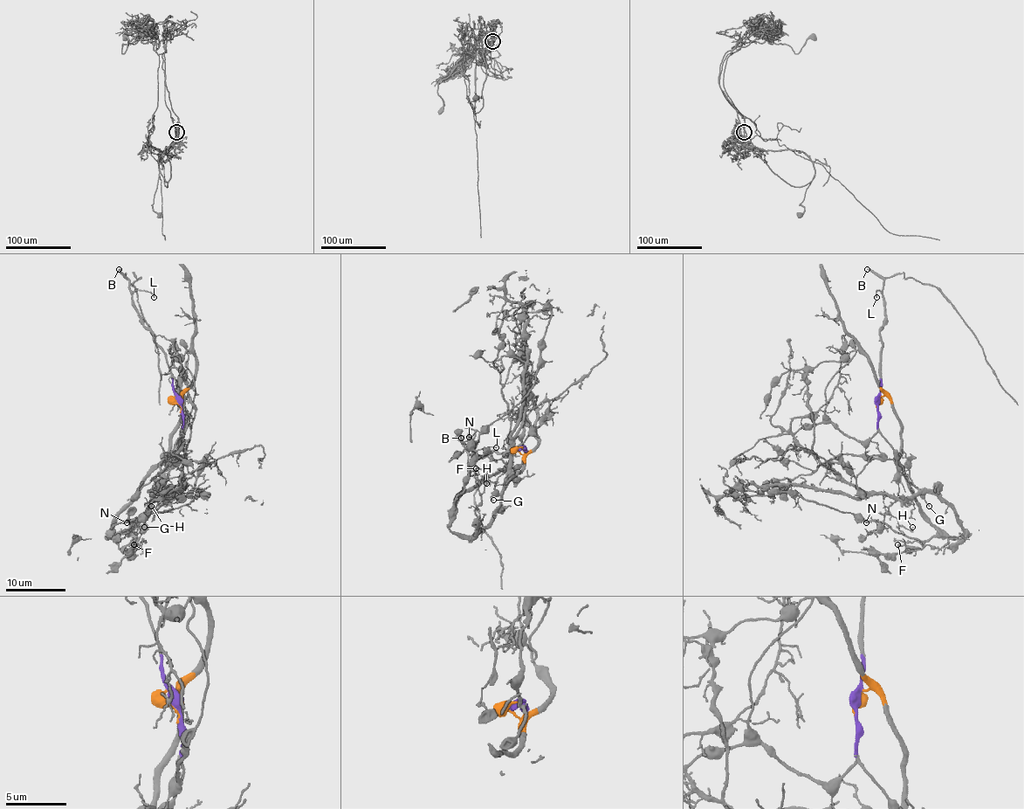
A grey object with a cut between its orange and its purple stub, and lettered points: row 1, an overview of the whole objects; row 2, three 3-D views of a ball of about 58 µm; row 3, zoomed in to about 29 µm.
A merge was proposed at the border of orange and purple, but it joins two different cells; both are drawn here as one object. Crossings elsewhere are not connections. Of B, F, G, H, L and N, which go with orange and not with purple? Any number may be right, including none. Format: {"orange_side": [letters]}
{"orange_side": ["F", "H", "N"]}

